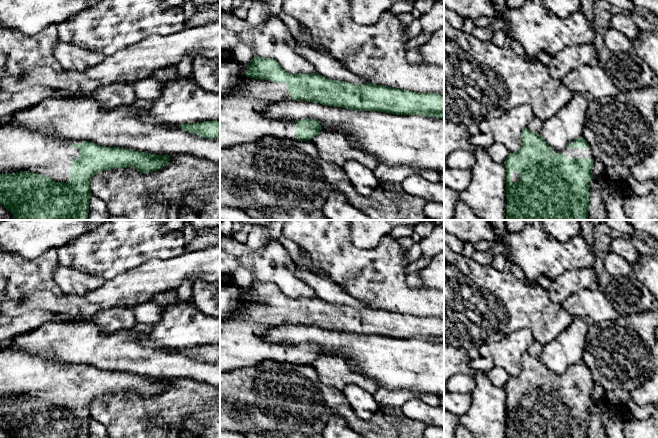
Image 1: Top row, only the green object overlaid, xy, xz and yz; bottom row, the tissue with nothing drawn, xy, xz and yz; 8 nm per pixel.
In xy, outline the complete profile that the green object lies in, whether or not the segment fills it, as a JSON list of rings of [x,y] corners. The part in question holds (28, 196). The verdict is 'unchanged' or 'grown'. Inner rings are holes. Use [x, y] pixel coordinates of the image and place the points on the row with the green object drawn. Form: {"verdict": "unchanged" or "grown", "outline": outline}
{"verdict": "grown", "outline": [[[0,125],[0,204],[13,215],[14,220],[88,220],[90,180],[94,174],[115,168],[134,167],[149,173],[166,166],[169,155],[155,155],[120,147],[104,147],[88,141],[55,139],[48,135],[16,127]]]}

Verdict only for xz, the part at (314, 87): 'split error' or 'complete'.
split error

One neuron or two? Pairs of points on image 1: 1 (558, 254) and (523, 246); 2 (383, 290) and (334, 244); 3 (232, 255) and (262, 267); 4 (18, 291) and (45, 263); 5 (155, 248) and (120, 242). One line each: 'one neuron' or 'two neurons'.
1: one neuron
2: one neuron
3: one neuron
4: one neuron
5: one neuron

